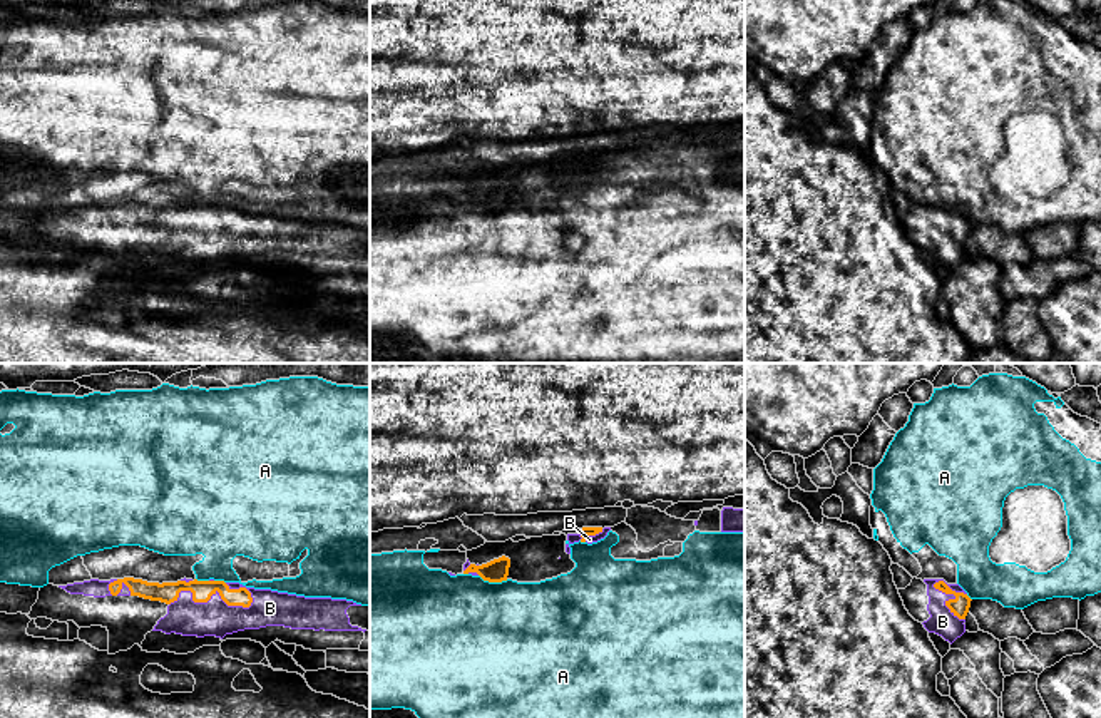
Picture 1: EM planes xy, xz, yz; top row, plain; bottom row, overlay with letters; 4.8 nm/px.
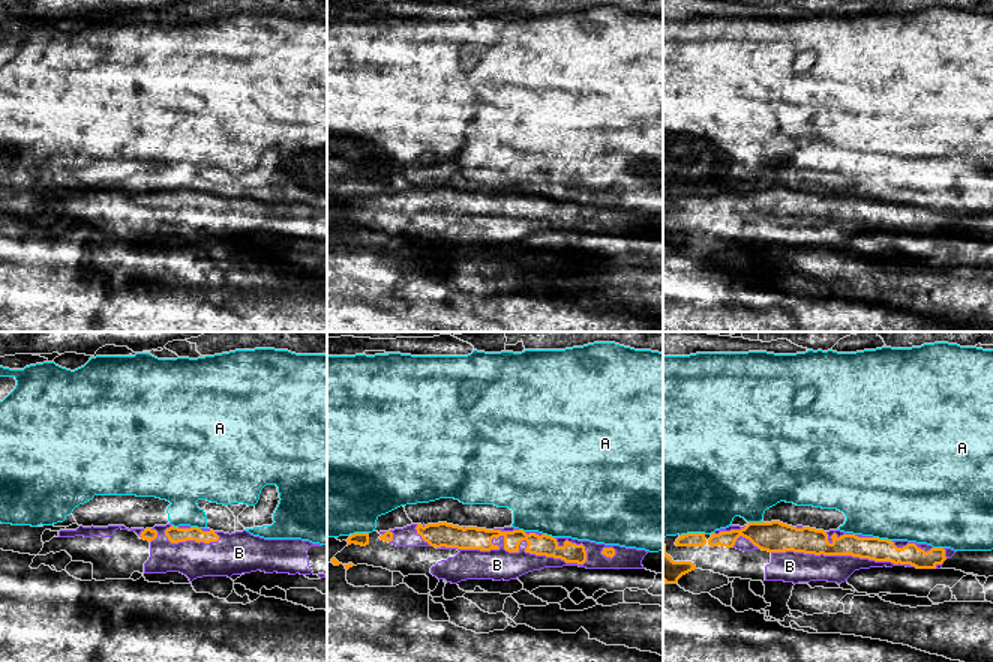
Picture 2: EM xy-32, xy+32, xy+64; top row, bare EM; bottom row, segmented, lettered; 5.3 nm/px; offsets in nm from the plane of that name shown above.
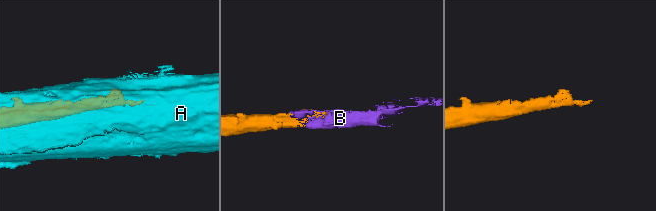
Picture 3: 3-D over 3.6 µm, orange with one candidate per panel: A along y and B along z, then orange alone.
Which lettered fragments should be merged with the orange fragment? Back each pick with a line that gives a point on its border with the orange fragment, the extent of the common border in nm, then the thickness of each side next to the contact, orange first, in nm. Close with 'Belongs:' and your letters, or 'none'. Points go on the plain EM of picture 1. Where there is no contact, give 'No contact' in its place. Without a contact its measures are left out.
B: Touches orange at xy (209, 223). Shared border 400 nm. Thickness 100 nm (orange) against 180 nm
Belongs: B

